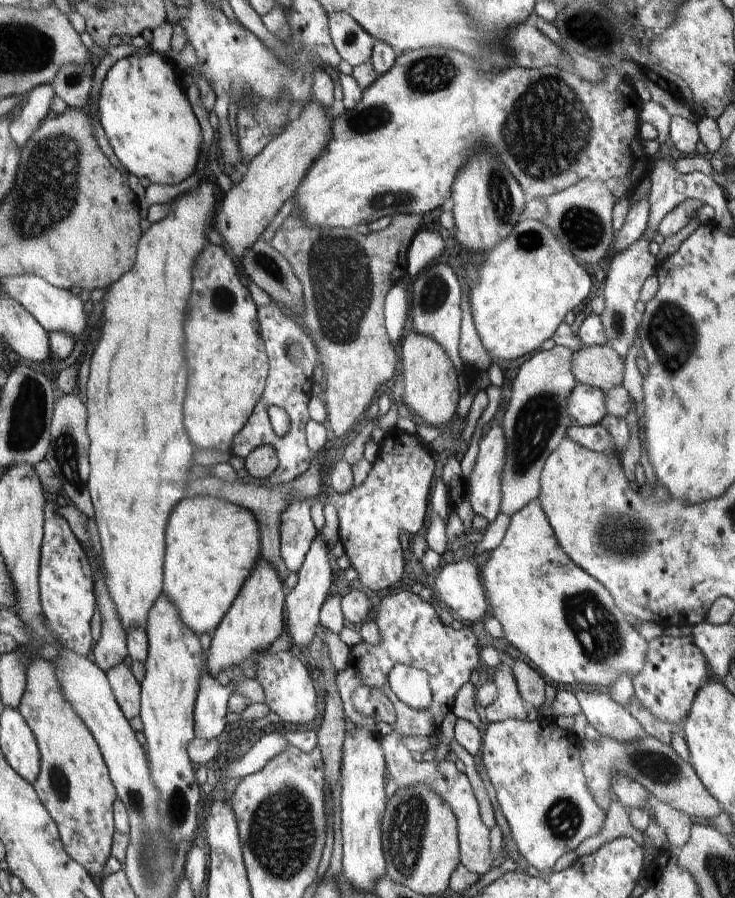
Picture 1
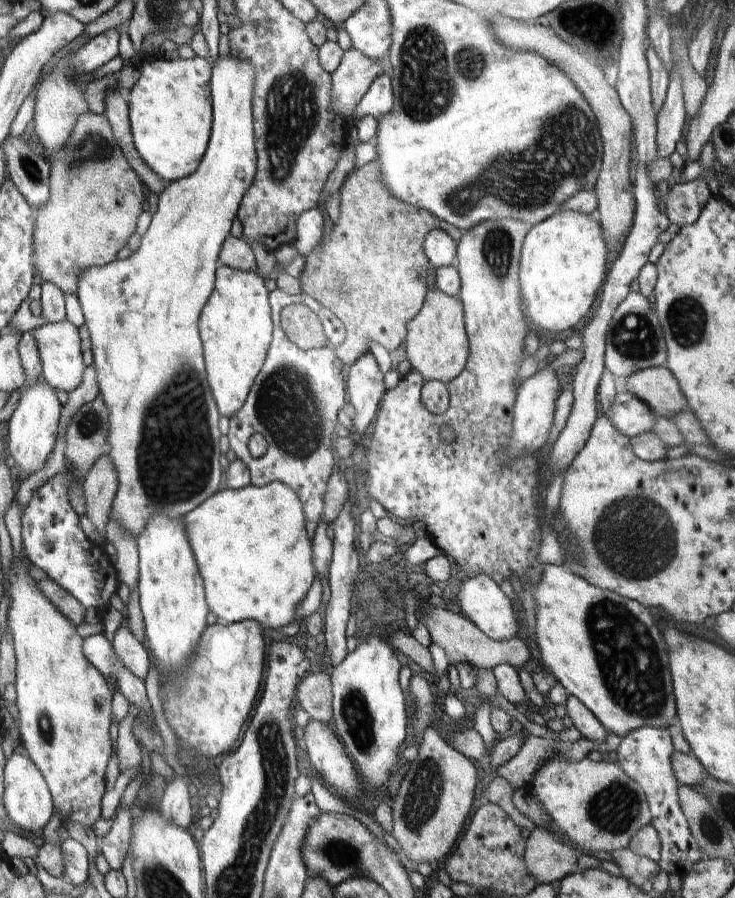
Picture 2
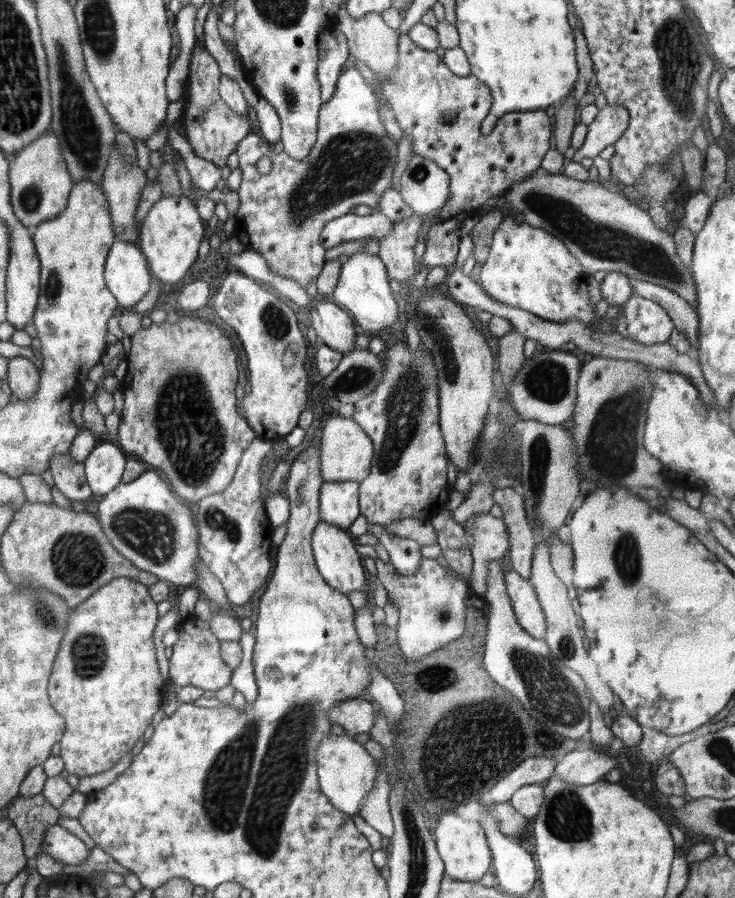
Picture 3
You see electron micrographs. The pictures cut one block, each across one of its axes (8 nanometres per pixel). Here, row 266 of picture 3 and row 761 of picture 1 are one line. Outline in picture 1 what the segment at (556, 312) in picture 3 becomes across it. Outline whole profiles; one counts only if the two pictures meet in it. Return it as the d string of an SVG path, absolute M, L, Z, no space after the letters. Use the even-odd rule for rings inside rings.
M538 716L536 720L518 720L518 719L506 719L500 721L499 723L490 723L488 728L486 728L486 734L484 734L484 738L482 741L481 752L478 756L479 761L486 769L486 774L489 776L493 787L495 788L498 802L501 806L501 811L504 813L508 824L510 825L513 838L516 841L518 850L520 854L528 861L528 864L537 868L541 875L549 872L554 864L556 864L556 860L562 856L562 854L566 854L566 852L572 852L572 850L576 850L580 844L582 844L583 840L586 838L590 838L590 836L596 836L596 834L600 834L600 830L602 830L602 826L604 826L604 822L606 822L606 812L602 810L593 799L592 793L589 791L587 780L585 774L583 773L583 766L579 751L580 740L577 736L569 730L563 730L561 727L555 722L555 719L546 719L544 716Z

